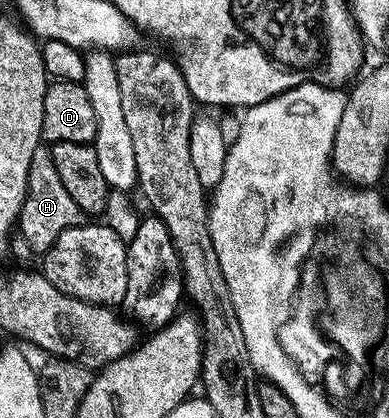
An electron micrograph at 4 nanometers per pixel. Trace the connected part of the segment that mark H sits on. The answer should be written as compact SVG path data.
M40 143L37 151L33 151L33 163L29 163L29 179L25 199L21 203L21 211L17 222L17 233L23 236L23 241L36 255L42 255L53 247L55 240L74 225L82 225L85 214L73 203L69 191L61 184L57 175L57 167L53 167L50 148Z

